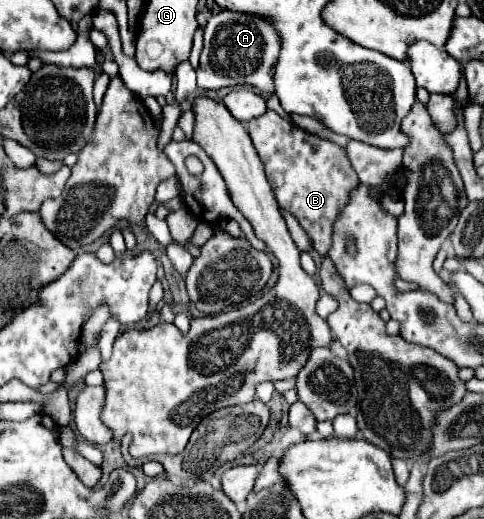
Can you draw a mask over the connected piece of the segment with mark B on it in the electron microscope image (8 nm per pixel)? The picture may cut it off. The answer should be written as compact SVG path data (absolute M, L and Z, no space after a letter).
M274 111L248 123L252 143L266 167L266 177L274 189L278 207L298 219L302 229L310 235L318 255L328 255L332 245L332 227L340 211L348 205L350 193L360 185L346 151L328 139L320 139L292 121L282 119Z

